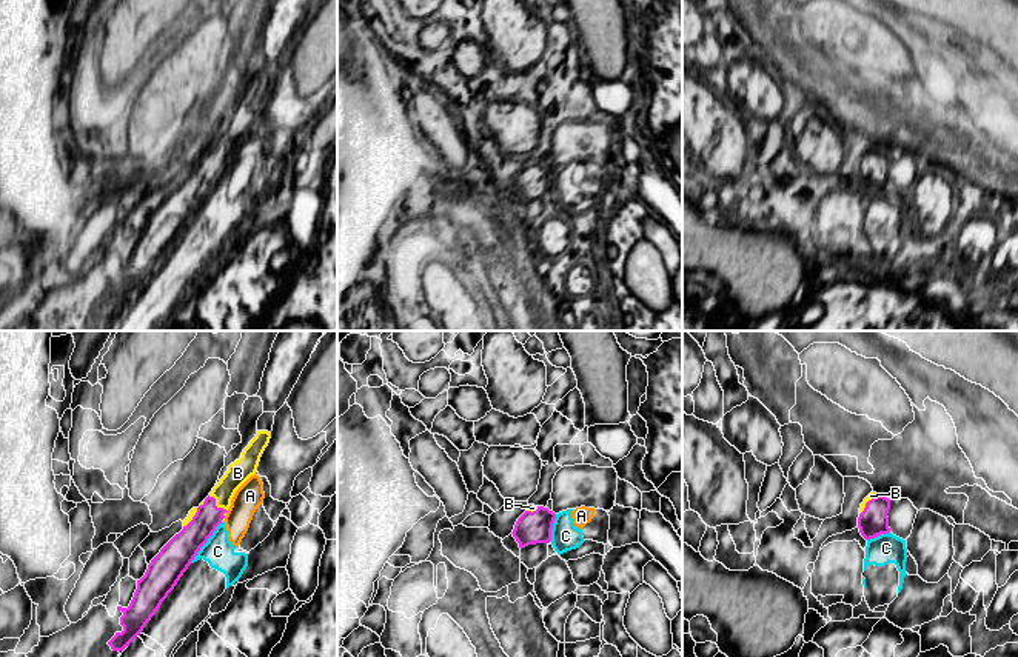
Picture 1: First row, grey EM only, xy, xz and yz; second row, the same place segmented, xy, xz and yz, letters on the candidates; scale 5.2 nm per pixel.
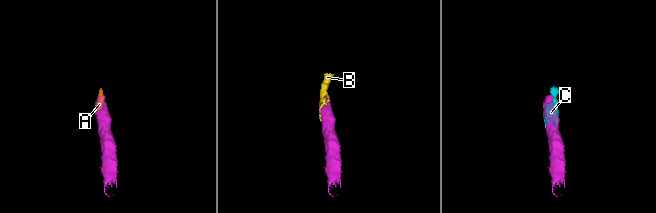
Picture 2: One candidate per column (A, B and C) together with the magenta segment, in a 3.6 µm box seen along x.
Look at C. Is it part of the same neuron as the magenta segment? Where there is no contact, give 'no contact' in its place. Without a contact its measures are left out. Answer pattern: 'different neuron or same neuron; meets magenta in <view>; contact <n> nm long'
different neuron; meets magenta in xy; contact 280 nm long

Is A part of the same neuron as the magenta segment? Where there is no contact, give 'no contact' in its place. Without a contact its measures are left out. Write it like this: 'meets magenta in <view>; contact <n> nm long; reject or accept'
no contact; reject

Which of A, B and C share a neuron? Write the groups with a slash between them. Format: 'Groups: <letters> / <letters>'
Groups: A C / B

